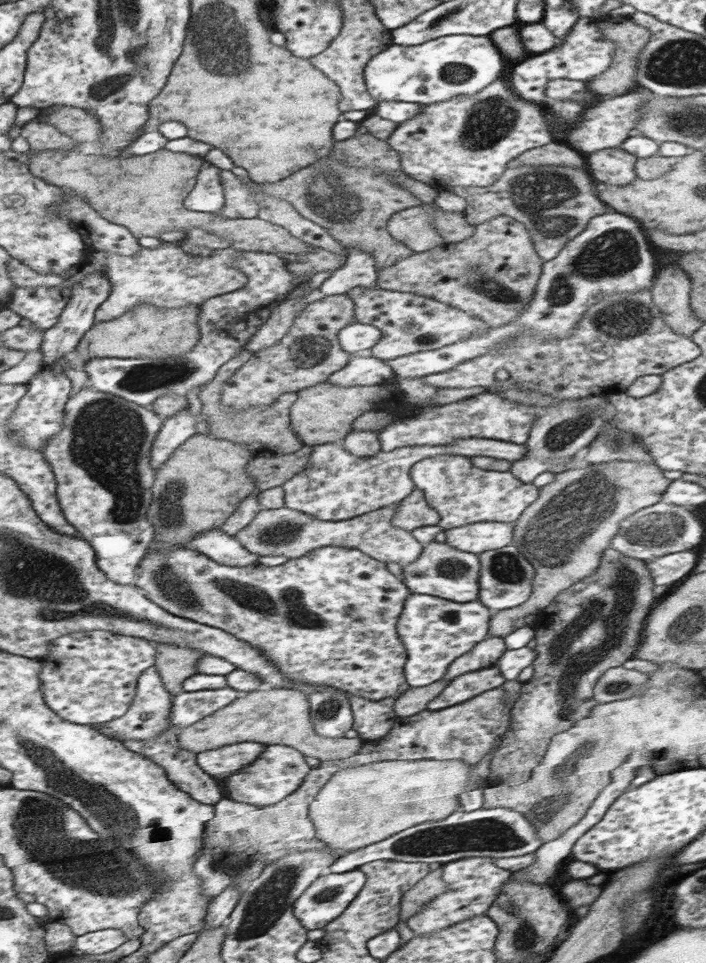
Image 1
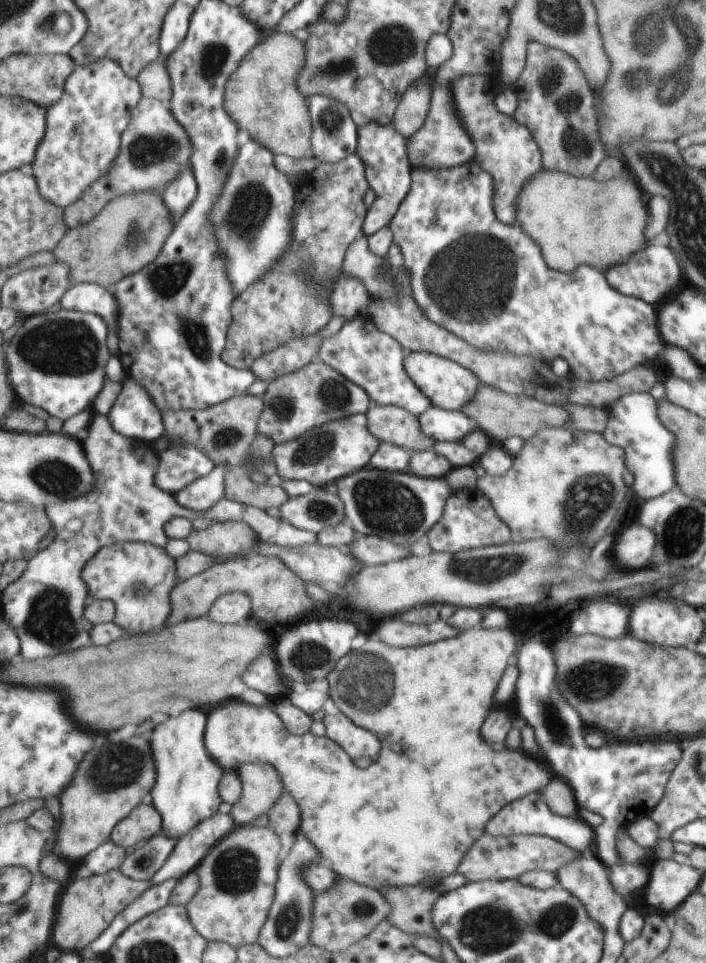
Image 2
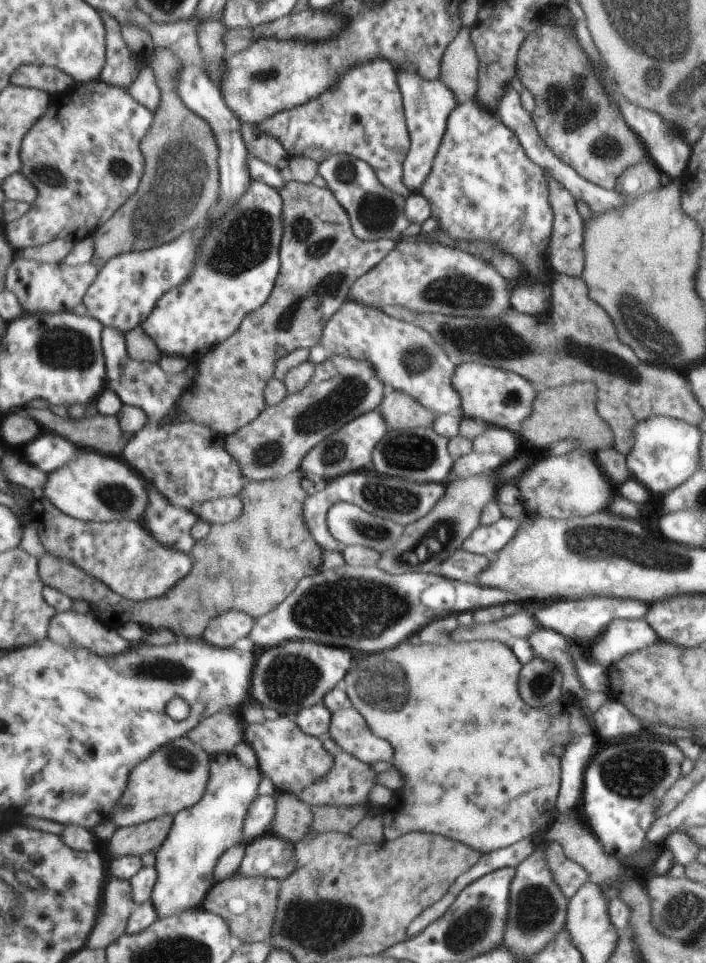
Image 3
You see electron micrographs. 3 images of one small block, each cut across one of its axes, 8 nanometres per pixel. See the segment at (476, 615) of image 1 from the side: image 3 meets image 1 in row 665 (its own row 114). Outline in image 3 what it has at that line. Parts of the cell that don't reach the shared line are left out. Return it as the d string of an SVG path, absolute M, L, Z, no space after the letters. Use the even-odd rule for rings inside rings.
M401 68L395 73L395 82L403 96L404 116L407 118L408 132L411 134L411 146L403 166L404 184L408 186L409 193L417 193L432 168L432 160L447 130L448 116L459 101L456 99L456 93L444 81L423 80L413 68Z

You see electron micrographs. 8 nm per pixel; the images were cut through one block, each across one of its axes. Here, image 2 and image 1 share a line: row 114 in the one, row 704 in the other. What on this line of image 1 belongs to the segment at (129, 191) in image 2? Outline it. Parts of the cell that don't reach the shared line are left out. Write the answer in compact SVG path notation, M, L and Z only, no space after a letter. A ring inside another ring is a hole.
M152 666L138 681L138 689L136 699L132 702L132 707L127 714L121 716L120 719L112 720L104 723L101 730L107 736L117 739L126 738L126 740L153 740L160 736L162 732L173 729L172 726L172 708L174 705L174 696L162 681L156 666Z

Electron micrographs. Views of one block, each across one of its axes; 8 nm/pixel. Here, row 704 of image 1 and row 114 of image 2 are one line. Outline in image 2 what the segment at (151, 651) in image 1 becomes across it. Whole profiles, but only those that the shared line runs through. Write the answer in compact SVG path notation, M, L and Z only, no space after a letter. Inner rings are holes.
M103 57L95 62L79 65L68 78L61 100L48 108L48 130L31 168L40 184L45 199L51 201L57 210L67 210L69 205L105 176L120 155L122 136L132 119L132 110L143 98L139 80L130 77L118 60Z

